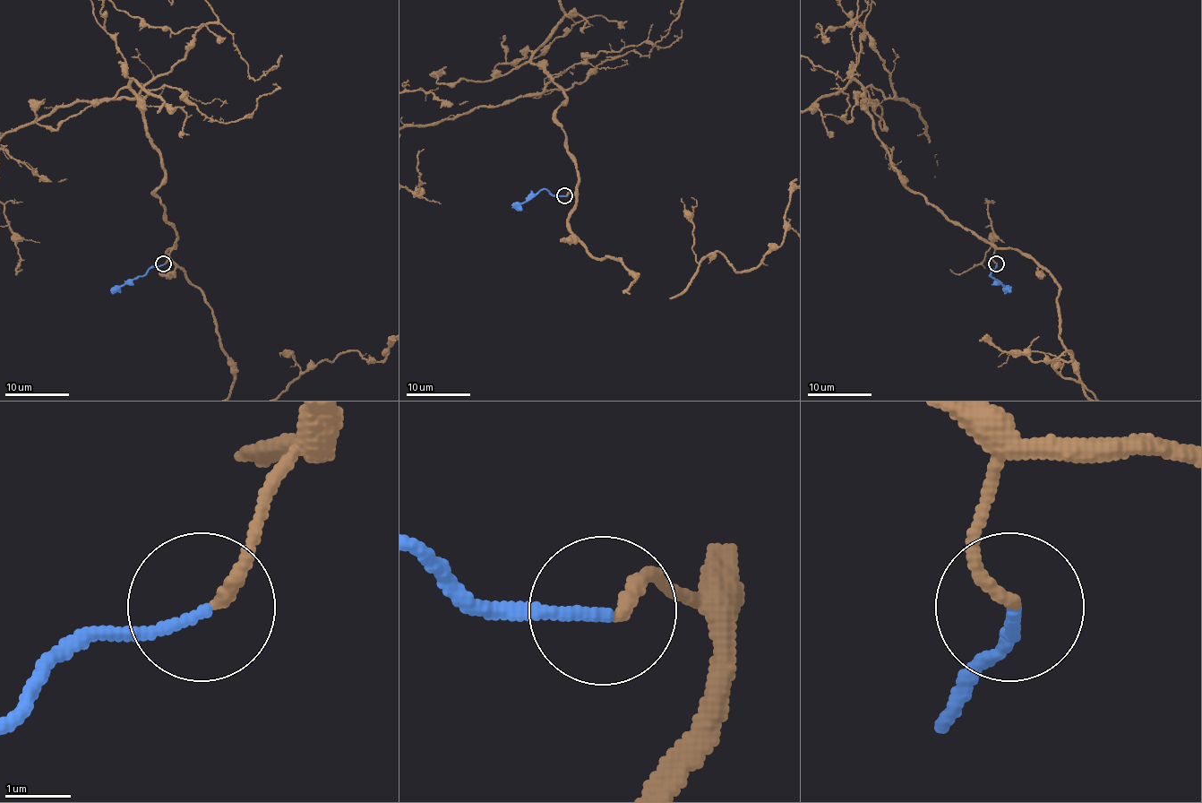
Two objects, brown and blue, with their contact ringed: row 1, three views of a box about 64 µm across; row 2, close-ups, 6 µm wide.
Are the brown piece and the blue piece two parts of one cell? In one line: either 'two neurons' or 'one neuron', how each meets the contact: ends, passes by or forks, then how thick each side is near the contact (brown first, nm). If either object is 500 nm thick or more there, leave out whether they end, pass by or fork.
one neuron | brown ends | blue ends | 190/170 nm

